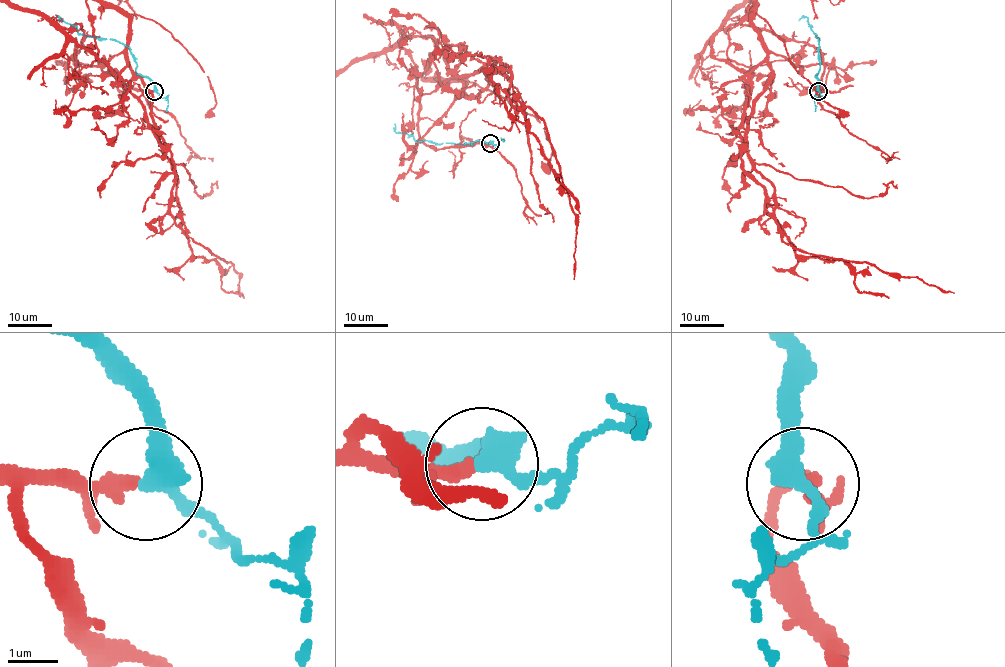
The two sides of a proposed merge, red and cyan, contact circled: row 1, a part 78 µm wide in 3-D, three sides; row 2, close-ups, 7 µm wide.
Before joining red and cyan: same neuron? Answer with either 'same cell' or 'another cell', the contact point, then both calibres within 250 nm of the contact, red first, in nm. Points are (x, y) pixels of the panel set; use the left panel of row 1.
same cell; place (154, 91); calibres 280 and 420 nm

